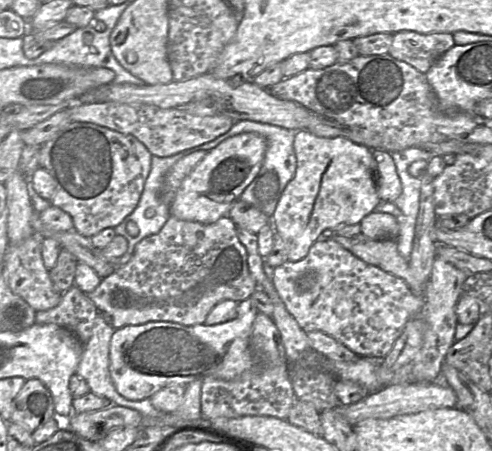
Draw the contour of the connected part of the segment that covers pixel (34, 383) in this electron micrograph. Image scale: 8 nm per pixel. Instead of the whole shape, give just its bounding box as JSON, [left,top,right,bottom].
[10,379,54,433]

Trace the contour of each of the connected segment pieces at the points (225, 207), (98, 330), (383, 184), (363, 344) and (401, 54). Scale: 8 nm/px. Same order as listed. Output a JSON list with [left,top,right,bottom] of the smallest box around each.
[[170,132,267,224],[76,315,160,418],[372,149,402,202],[271,239,424,358],[388,31,454,74]]

